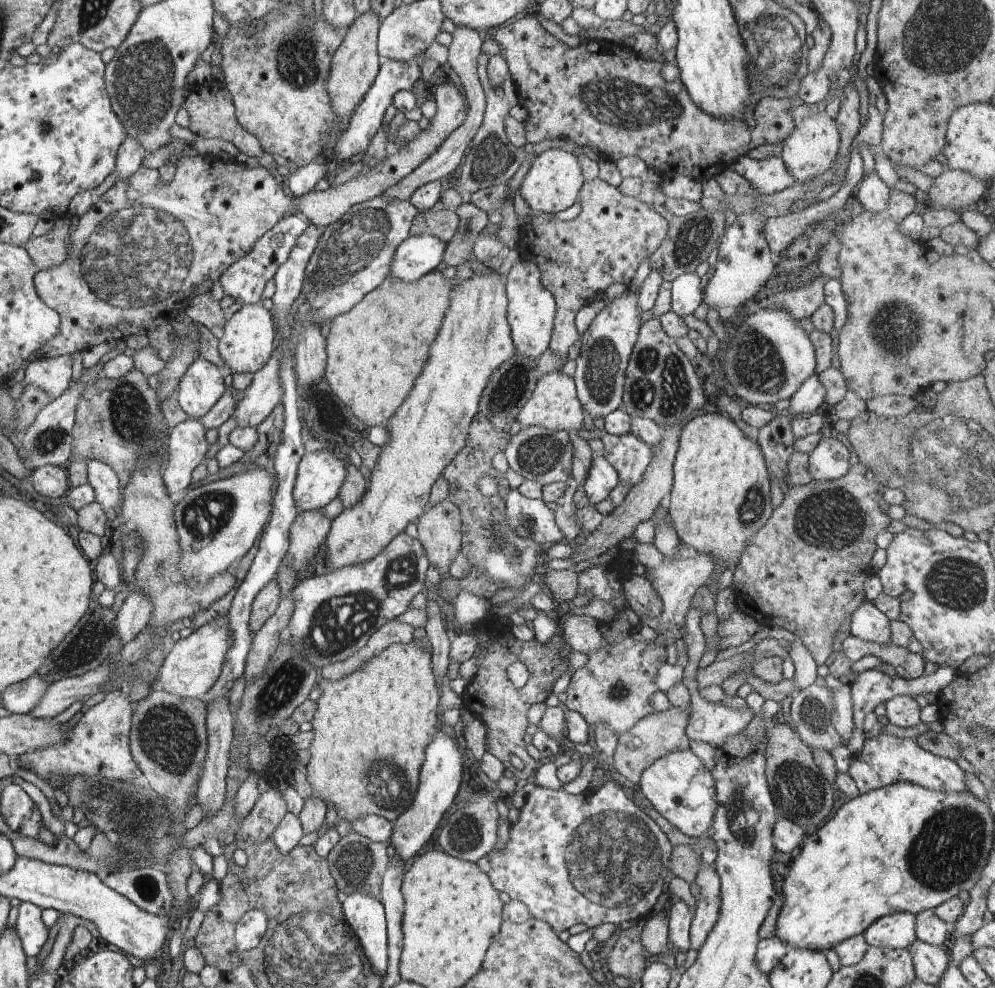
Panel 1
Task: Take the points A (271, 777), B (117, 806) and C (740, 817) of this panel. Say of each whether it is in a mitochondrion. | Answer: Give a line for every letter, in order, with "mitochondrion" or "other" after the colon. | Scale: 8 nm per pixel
A: other
B: mitochondrion
C: mitochondrion

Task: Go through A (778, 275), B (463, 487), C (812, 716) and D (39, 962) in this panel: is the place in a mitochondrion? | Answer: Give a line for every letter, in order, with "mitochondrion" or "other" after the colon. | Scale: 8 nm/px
A: other
B: other
C: mitochondrion
D: other

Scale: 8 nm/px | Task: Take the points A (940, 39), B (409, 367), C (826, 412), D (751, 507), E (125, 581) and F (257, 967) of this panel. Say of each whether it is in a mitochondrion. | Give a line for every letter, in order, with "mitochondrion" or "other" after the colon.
A: mitochondrion
B: other
C: other
D: mitochondrion
E: other
F: mitochondrion

